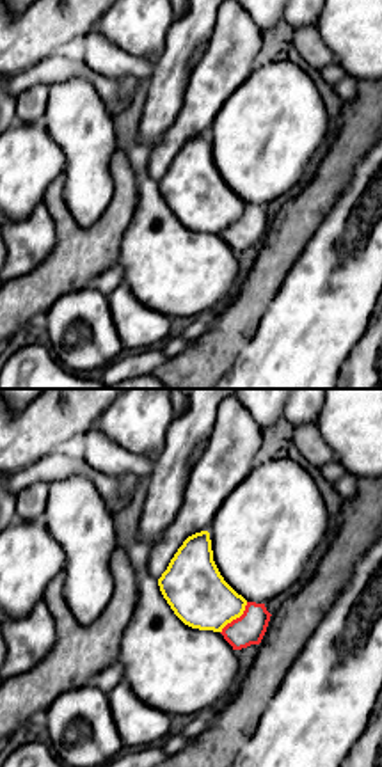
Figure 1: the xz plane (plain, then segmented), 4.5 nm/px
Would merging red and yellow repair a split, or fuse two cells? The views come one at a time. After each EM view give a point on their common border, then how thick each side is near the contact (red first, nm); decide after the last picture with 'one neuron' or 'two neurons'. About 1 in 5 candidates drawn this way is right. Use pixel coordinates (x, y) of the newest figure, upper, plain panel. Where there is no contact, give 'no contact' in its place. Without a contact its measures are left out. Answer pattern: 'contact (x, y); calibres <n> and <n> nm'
contact (237, 221); calibres 140 and 280 nm

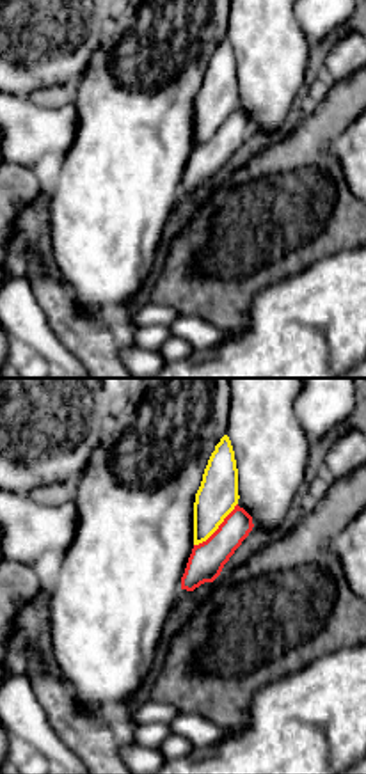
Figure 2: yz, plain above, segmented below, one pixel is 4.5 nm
contact (219, 130); calibres 160 and 190 nm

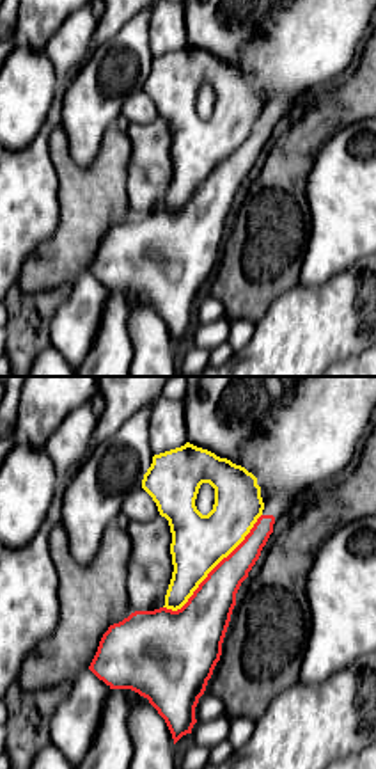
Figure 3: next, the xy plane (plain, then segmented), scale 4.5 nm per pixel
contact (213, 171); calibres 220 and 260 nm

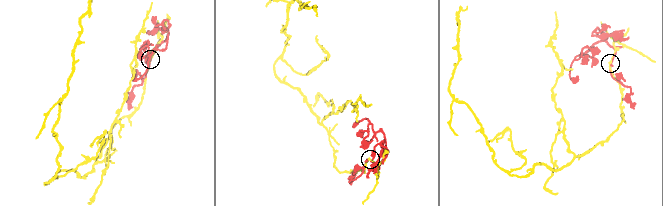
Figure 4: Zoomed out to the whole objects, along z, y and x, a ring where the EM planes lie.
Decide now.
two neurons

